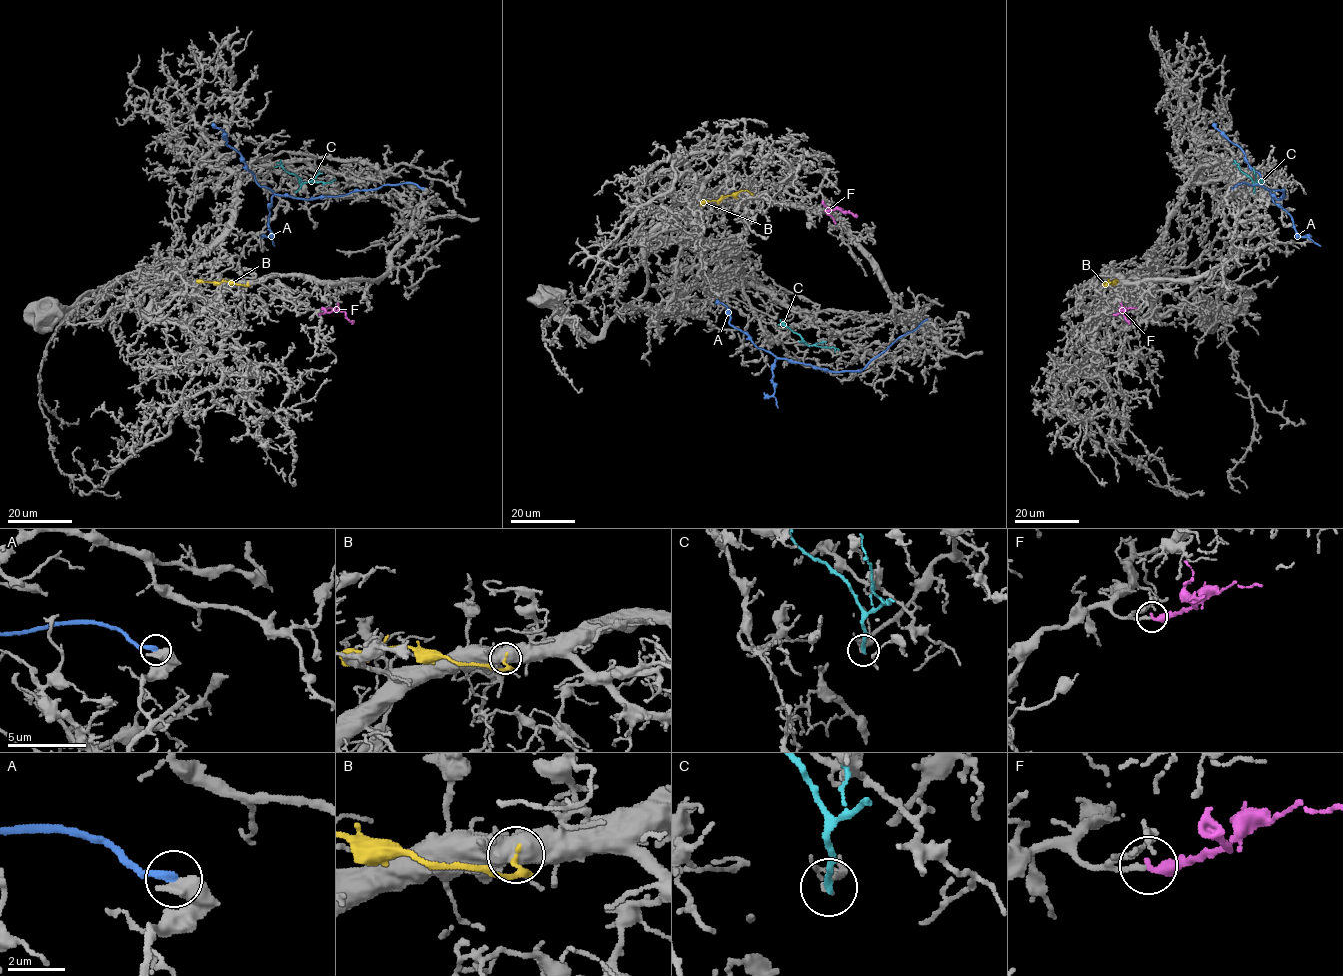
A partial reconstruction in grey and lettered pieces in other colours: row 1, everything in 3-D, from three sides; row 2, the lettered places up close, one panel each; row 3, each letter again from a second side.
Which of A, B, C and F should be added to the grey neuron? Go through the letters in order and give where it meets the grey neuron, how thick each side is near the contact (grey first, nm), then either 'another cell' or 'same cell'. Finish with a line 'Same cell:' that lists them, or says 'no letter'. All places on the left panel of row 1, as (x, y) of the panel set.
A: (423, 188) | 600/280 nm | another cell
B: (247, 283) | 800/240 nm | another cell
C: (295, 192) | 240/240 nm | another cell
F: (319, 314) | 200/420 nm | same cell
Same cell: F

